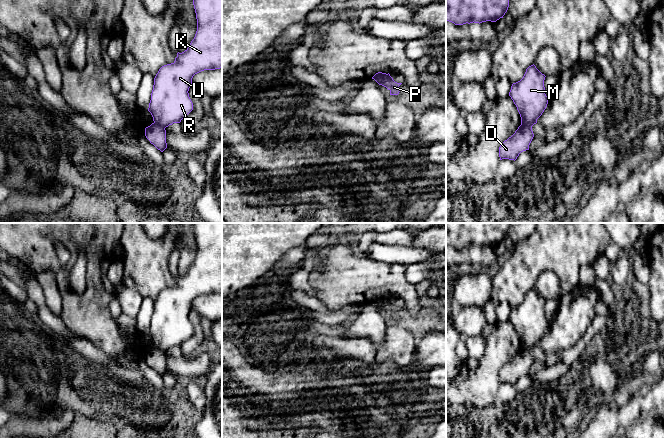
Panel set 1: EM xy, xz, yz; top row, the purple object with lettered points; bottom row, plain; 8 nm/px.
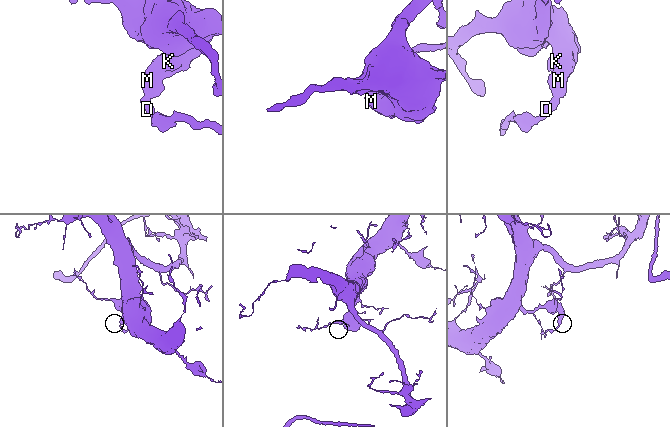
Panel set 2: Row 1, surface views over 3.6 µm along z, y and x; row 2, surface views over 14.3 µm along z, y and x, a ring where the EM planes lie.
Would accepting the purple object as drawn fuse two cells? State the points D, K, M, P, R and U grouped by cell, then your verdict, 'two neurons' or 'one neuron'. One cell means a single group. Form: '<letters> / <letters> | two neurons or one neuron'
D / K M P R U | two neurons

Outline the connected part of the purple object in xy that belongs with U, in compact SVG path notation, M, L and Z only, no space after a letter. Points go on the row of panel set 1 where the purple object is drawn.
M193 0L197 31L188 48L177 53L175 61L162 66L154 78L148 111L154 123L166 128L181 120L193 110L189 88L195 74L204 70L222 68L222 0Z

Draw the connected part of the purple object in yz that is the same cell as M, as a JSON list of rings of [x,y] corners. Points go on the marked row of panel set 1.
[[[533,64],[526,69],[523,78],[513,83],[509,96],[517,107],[521,124],[532,127],[547,107],[549,98],[545,94],[542,74]]]

